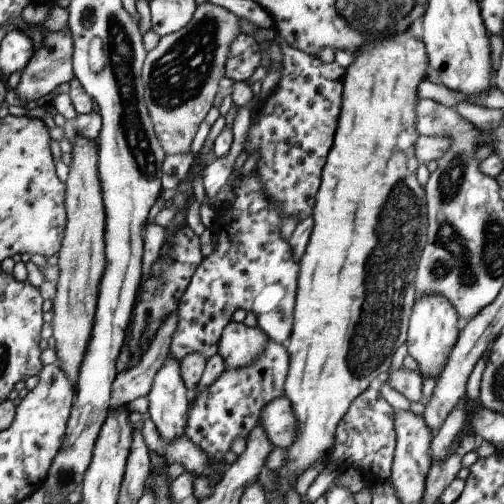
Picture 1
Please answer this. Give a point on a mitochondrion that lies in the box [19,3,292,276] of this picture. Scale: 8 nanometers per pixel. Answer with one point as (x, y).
(178, 77)

